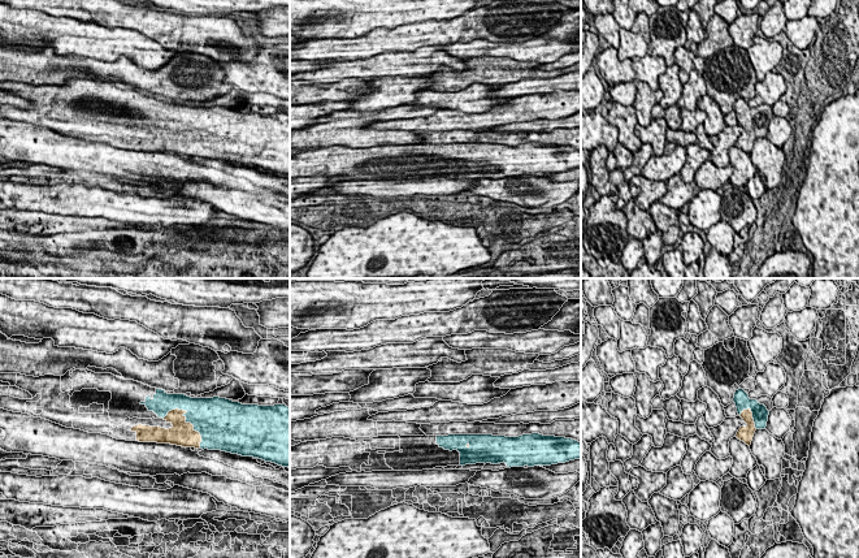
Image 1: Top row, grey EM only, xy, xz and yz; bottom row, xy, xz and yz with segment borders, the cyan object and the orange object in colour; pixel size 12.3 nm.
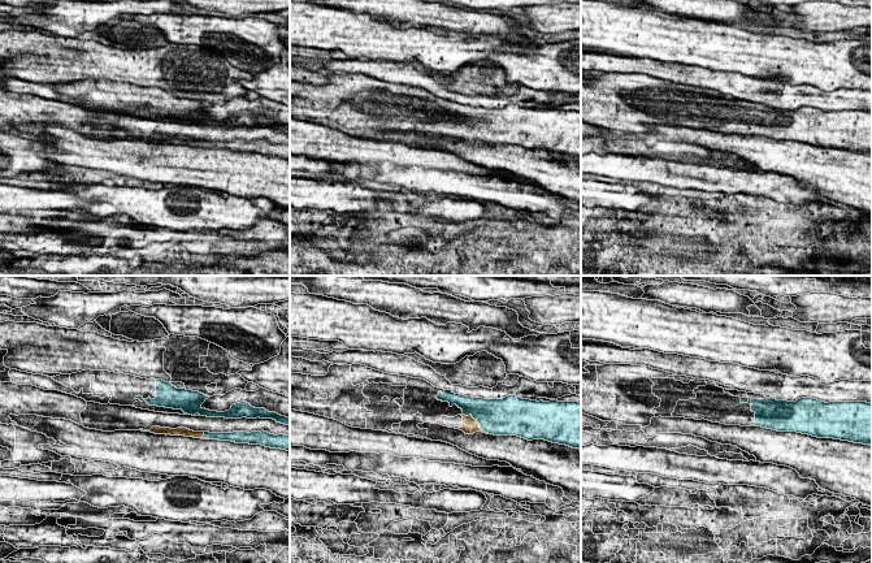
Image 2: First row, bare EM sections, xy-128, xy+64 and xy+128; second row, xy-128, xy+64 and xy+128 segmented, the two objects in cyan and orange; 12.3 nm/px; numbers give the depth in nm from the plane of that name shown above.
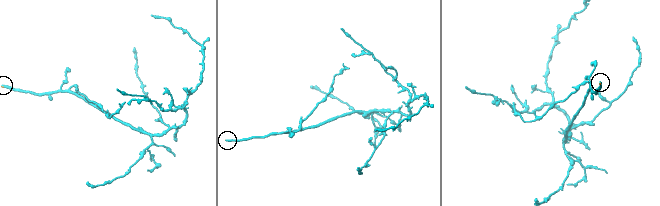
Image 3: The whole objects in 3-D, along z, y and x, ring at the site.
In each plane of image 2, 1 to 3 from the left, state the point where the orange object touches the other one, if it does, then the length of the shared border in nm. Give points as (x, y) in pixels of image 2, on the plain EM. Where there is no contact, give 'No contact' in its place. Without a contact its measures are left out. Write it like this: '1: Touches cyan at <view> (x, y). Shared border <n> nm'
1: Touches cyan at xy-128 (204, 146). Shared border 130 nm
2: Touches cyan at xy+64 (477, 130). Shared border 420 nm
3: No contact

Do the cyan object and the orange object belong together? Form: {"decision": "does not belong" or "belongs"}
{"decision": "belongs"}

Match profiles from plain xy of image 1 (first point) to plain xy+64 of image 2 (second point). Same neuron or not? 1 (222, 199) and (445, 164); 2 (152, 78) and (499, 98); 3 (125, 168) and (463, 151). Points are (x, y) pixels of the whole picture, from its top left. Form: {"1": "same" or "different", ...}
{"1": "different", "2": "different", "3": "different"}

